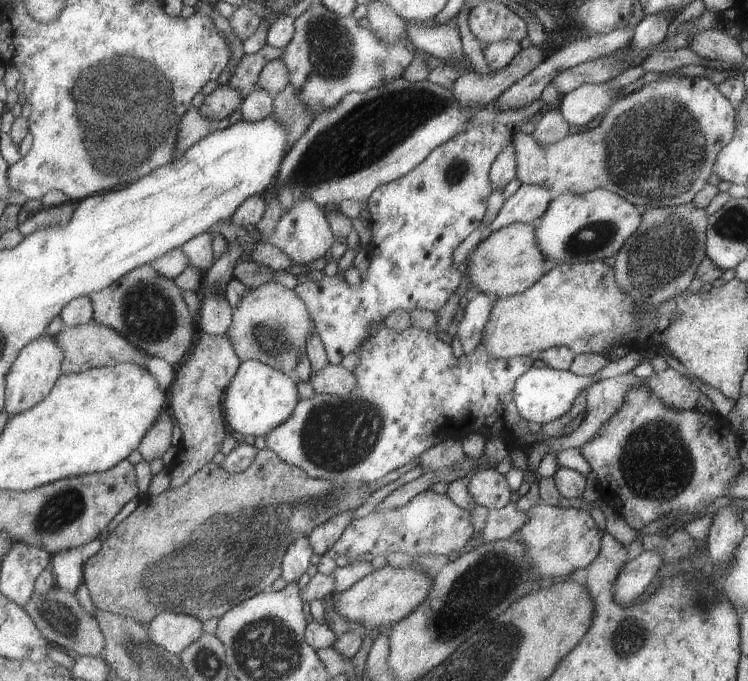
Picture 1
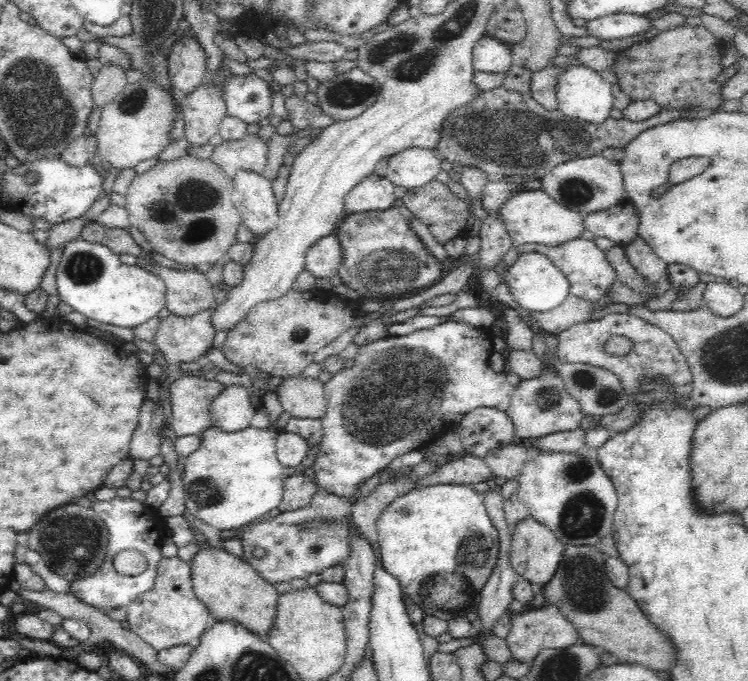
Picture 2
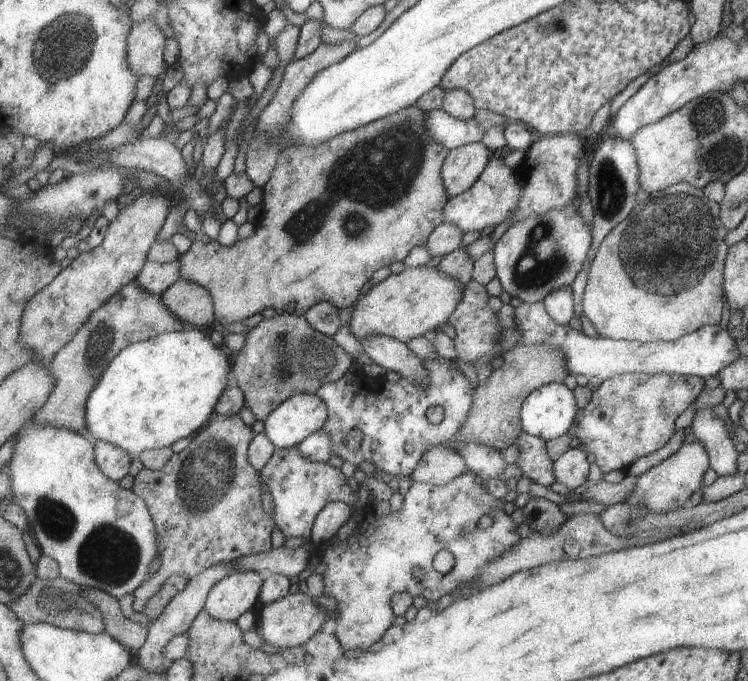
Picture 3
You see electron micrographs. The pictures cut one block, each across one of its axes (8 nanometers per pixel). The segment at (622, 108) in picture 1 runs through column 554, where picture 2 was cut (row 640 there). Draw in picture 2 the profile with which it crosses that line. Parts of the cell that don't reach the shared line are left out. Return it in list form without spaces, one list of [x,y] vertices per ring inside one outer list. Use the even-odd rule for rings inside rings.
[[[177,556],[162,557],[158,563],[153,587],[126,609],[131,631],[157,651],[192,643],[206,630],[206,624],[211,619],[208,608],[193,591],[190,563],[183,562]]]

